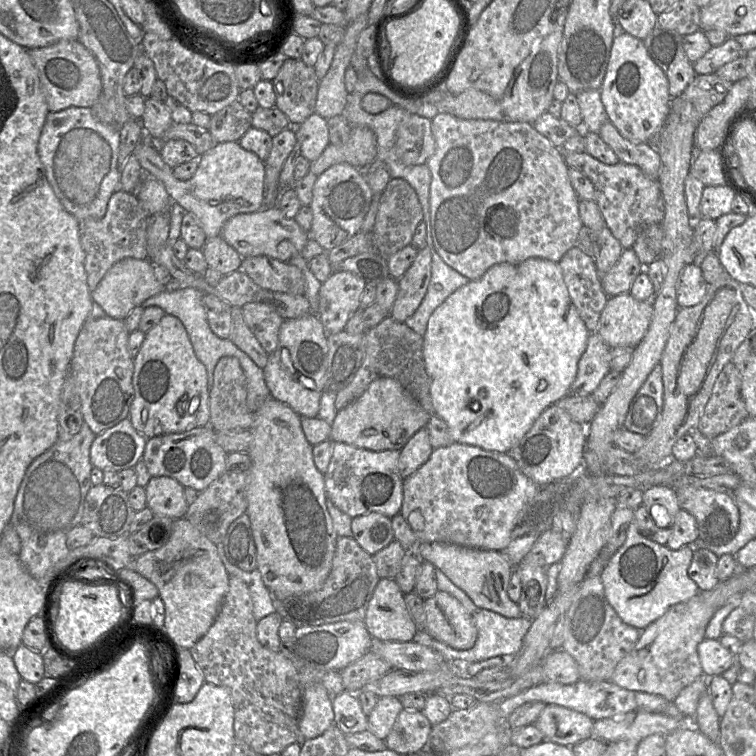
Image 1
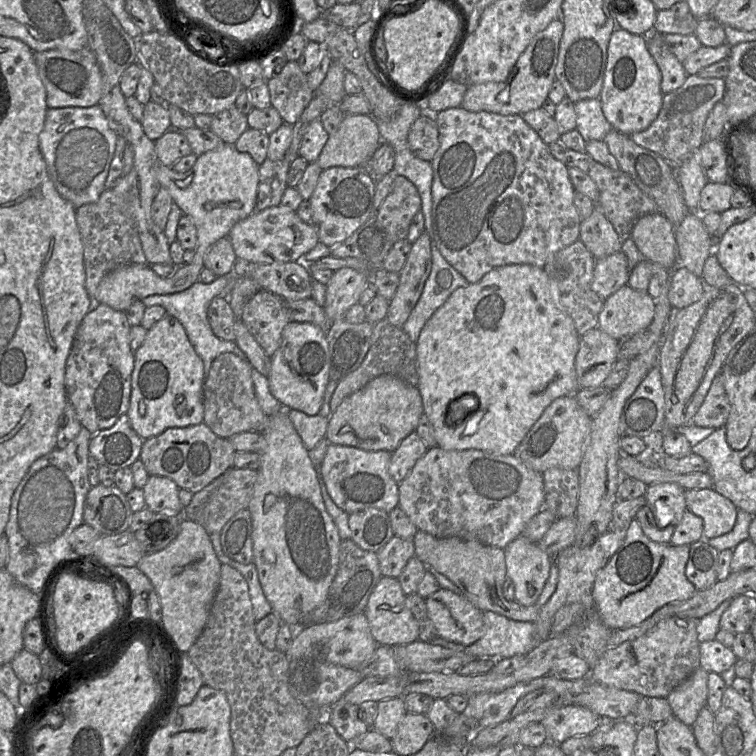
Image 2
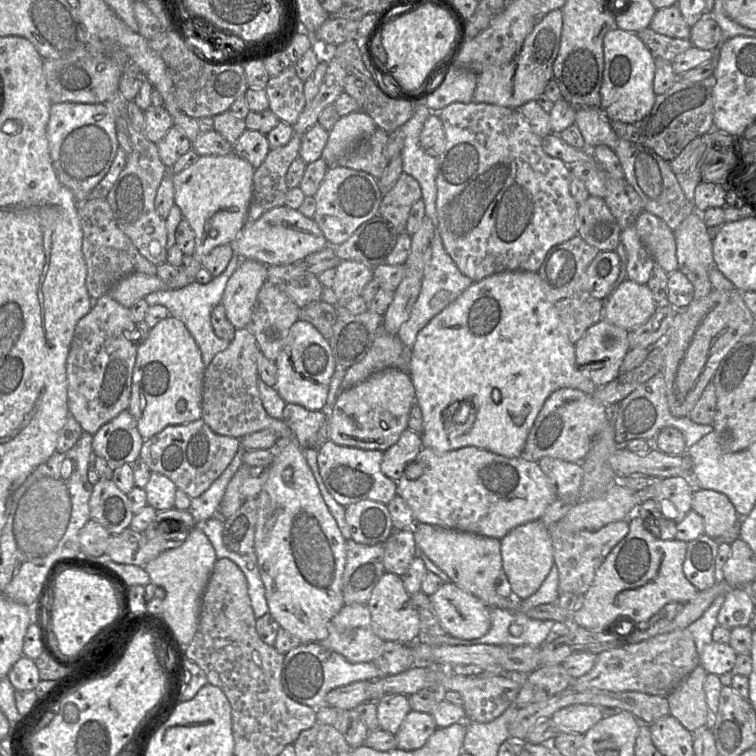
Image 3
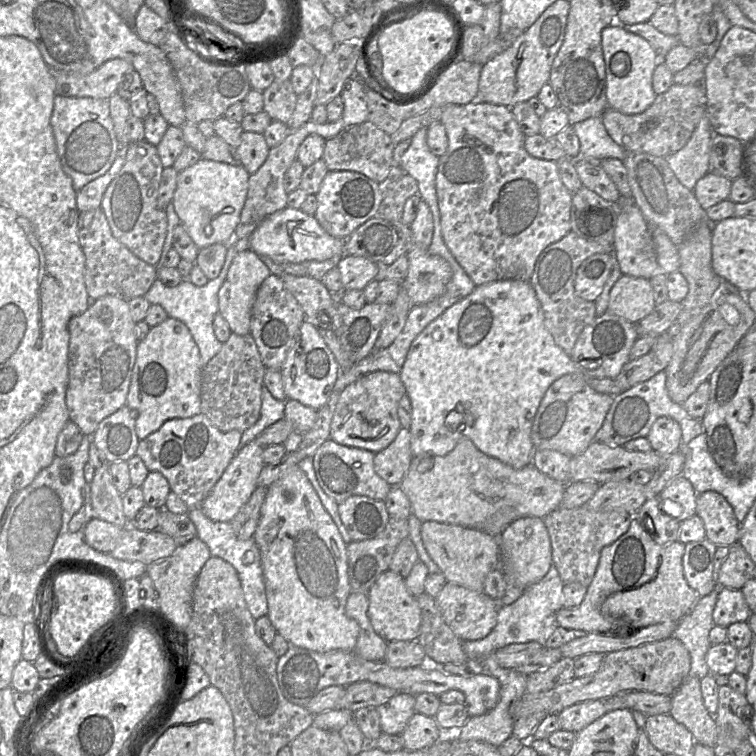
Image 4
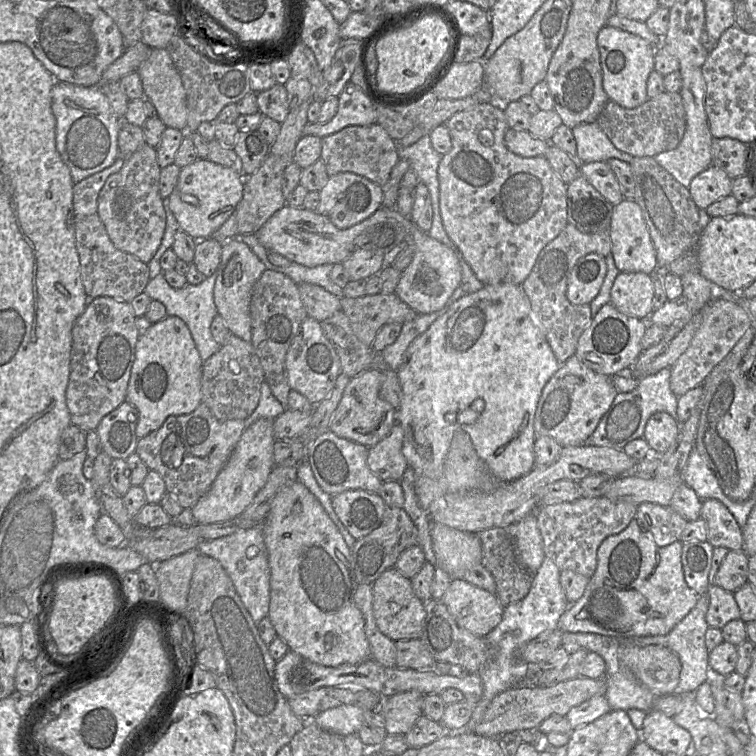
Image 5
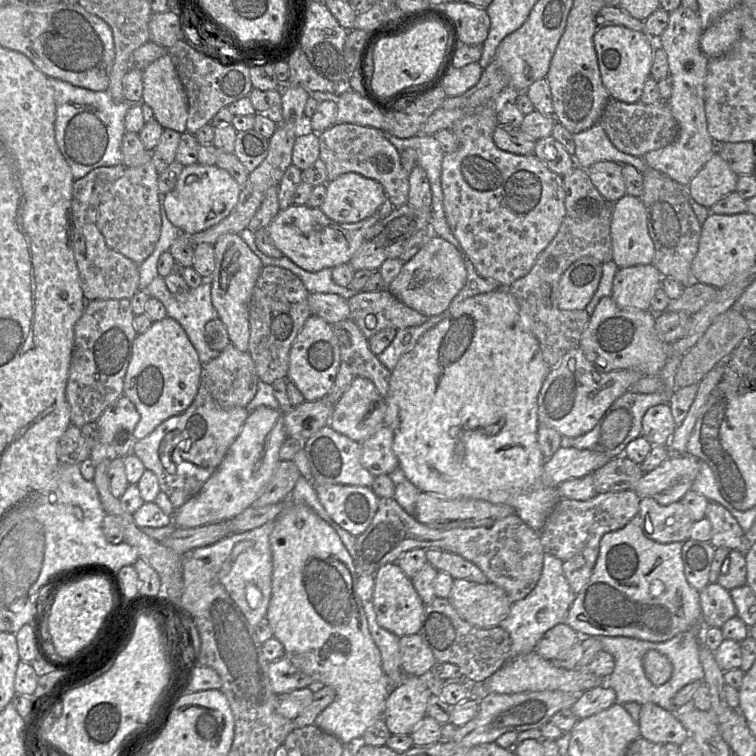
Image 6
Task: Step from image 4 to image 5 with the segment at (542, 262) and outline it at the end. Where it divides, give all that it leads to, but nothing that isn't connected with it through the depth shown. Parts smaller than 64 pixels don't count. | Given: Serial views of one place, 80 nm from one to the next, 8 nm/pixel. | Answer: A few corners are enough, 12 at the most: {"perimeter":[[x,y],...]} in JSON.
{"perimeter":[[567,224],[521,288],[560,364],[592,322],[567,298],[577,261],[611,253],[610,232]]}

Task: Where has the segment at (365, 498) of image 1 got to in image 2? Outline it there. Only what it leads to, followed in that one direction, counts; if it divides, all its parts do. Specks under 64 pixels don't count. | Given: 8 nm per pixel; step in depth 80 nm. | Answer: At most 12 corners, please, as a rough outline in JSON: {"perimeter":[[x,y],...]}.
{"perimeter":[[330,443],[320,473],[347,514],[389,513],[391,453]]}

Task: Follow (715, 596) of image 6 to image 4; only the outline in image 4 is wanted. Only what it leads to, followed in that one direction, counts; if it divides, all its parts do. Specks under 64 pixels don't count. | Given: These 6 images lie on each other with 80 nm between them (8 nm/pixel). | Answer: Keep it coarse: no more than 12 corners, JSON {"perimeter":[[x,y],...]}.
{"perimeter":[[719,588],[712,617],[728,627],[752,612],[741,590]]}

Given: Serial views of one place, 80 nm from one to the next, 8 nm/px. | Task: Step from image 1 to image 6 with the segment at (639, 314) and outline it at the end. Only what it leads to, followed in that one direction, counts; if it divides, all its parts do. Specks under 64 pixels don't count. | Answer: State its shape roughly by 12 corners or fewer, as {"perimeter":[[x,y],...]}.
{"perimeter":[[653,263],[619,268],[612,298],[650,310],[662,274]]}

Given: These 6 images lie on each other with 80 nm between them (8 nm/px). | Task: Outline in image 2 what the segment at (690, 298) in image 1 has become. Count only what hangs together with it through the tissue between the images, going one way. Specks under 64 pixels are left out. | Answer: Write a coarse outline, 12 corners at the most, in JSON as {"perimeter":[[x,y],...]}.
{"perimeter":[[685,267],[670,271],[668,300],[673,310],[697,302],[702,278]]}

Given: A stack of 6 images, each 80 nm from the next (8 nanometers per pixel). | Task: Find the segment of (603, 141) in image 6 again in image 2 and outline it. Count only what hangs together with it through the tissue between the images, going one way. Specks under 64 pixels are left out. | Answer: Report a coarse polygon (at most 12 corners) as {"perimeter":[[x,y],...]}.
{"perimeter":[[600,98],[575,103],[576,129],[586,142],[613,129]]}

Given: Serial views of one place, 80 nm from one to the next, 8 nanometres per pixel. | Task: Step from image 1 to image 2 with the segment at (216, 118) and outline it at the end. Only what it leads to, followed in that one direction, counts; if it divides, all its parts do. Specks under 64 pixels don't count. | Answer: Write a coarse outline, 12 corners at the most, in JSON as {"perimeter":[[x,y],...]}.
{"perimeter":[[235,105],[213,115],[210,130],[234,145],[248,128]]}

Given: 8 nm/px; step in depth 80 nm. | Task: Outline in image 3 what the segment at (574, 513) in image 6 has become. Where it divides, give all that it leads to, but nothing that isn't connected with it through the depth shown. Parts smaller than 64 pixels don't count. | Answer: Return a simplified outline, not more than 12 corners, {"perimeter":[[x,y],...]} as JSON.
{"perimeter":[[628,519],[594,531],[548,527],[559,595],[584,595],[628,534]]}

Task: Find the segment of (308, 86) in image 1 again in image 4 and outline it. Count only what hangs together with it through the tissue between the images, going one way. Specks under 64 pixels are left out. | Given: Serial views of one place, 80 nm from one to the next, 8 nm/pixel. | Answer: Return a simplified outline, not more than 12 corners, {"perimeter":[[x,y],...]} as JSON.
{"perimeter":[[290,79],[262,91],[263,111],[287,124],[297,103]]}

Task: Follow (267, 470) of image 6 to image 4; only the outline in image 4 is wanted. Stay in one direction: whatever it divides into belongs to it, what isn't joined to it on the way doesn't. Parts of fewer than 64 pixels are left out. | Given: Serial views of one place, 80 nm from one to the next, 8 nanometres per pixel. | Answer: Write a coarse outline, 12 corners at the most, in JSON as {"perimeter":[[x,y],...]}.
{"perimeter":[[264,447],[237,451],[200,505],[231,522],[258,487]]}

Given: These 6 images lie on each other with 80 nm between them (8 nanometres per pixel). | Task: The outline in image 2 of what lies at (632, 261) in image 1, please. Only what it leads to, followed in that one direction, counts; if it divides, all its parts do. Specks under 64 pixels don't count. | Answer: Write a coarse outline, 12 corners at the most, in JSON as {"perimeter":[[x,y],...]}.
{"perimeter":[[623,251],[596,259],[592,289],[603,300],[628,284]]}

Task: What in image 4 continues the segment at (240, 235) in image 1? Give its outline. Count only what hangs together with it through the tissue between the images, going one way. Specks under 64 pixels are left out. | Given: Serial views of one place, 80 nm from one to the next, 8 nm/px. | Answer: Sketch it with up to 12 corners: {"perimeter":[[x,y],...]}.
{"perimeter":[[287,206],[248,238],[257,255],[299,264],[342,257],[345,240]]}

